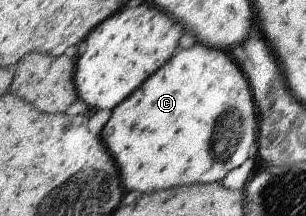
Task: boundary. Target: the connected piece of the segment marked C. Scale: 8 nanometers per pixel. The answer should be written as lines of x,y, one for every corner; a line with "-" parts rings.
196,44
188,49
180,49
172,60
168,60
162,68
159,68
150,78
136,88
132,92
132,96
128,96
128,100
124,100
124,104
120,104
120,108
114,107
111,111
108,122
101,130
100,136
106,145
108,152
111,153
115,163
118,165
122,182
128,190
138,190
138,192
156,192
156,190
171,189
174,186
182,186
182,184
196,184
196,182
210,182
210,180
220,180
224,178
232,168
238,168
251,154
255,151
256,142
259,135
258,109
256,108
255,98
252,90
248,88
248,82
244,80
242,72
236,68
236,64
228,58
228,53
220,50
212,50
206,48
202,44

